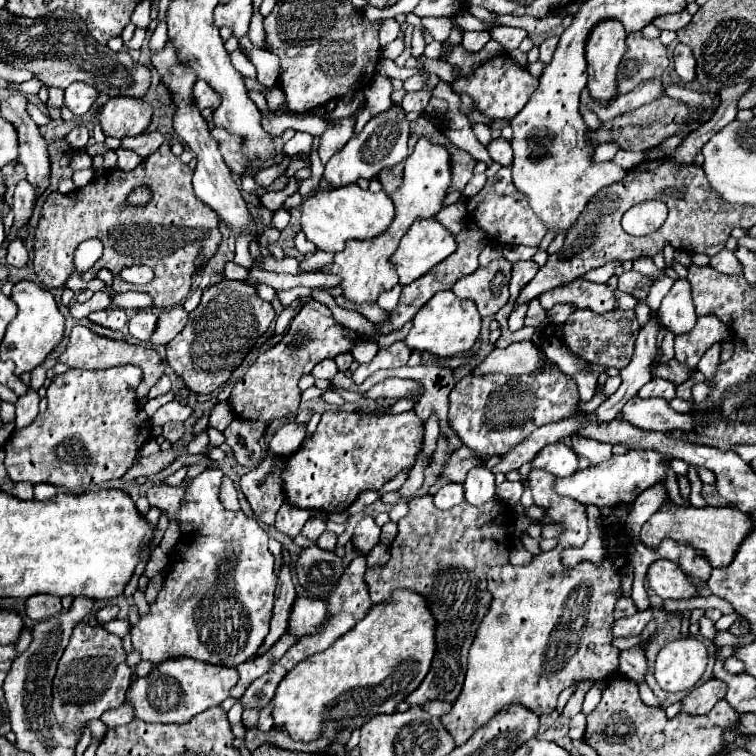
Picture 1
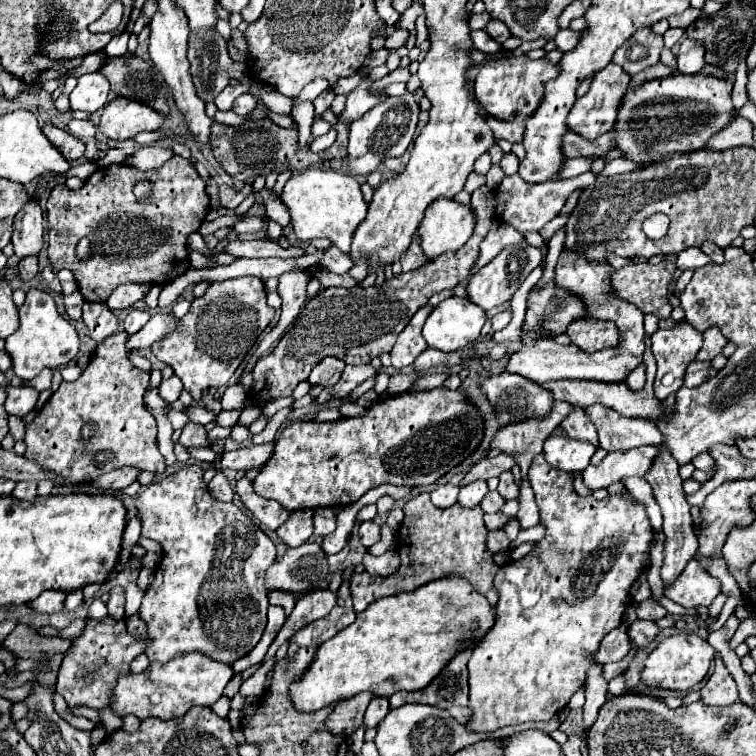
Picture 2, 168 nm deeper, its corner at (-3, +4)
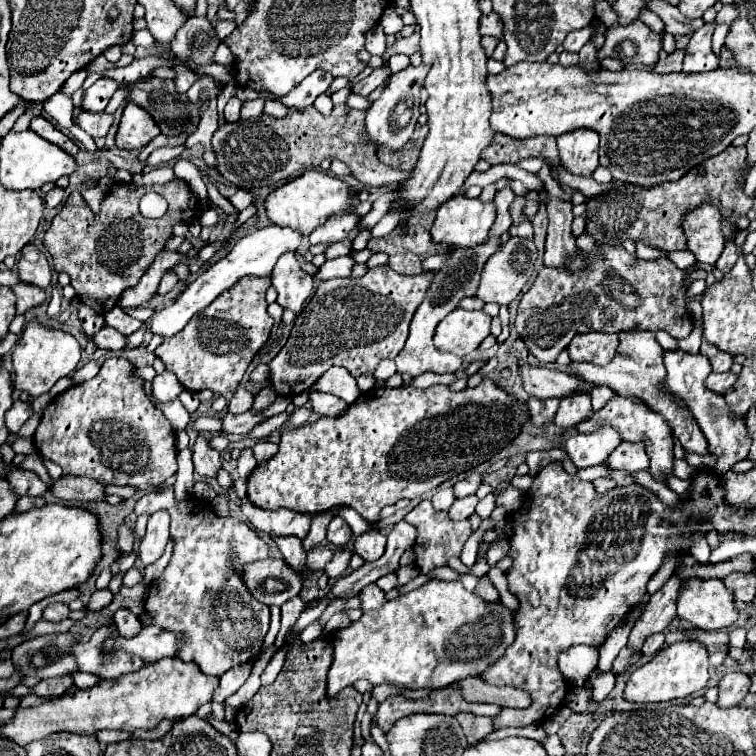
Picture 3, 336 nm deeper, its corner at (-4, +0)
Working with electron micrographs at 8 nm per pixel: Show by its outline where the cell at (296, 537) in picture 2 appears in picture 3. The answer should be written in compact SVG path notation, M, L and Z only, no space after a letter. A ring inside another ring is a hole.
M273 536L273 541L277 543L279 551L283 553L283 559L287 561L287 565L301 573L303 567L305 567L305 555L307 555L303 551L301 539L297 539L297 537Z

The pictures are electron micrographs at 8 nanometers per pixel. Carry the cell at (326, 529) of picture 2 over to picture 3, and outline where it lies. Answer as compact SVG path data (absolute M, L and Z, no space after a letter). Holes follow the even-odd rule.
M333 517L333 521L329 523L329 531L327 531L327 541L333 543L337 549L343 549L351 539L351 529L345 523L345 519L341 517Z

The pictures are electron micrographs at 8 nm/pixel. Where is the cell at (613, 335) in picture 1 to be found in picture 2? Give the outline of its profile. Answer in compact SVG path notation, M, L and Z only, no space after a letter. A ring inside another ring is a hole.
M576 319L568 325L566 335L570 341L586 353L612 349L620 343L620 331L612 321L602 319Z

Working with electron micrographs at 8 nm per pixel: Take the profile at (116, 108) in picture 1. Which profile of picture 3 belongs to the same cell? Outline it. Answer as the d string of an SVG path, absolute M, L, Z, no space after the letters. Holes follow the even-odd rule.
M129 103L123 111L123 119L117 131L119 149L141 149L159 135L159 127L153 117L135 103Z

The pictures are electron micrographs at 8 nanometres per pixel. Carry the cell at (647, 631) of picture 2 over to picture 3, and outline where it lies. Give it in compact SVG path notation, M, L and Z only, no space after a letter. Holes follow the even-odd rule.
M655 633L655 635L647 637L647 641L643 645L643 655L655 655L657 651L663 649L663 643L665 643L665 635L663 633Z

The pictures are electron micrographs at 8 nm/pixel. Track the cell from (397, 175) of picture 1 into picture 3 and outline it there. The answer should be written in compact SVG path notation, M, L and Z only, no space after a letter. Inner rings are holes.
M417 125L413 137L407 141L405 147L391 151L387 147L379 147L377 149L377 157L379 161L383 161L389 167L395 169L403 169L403 171L411 171L419 159L419 151L421 151L421 141L427 137L427 127L425 125Z

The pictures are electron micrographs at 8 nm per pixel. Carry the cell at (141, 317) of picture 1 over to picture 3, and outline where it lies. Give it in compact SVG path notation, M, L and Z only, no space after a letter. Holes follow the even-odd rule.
M119 307L111 309L109 313L105 313L105 321L107 321L109 327L117 329L117 331L123 333L123 335L131 335L131 333L135 333L135 331L143 325L141 321L137 321L137 319L129 317L129 315L125 315Z

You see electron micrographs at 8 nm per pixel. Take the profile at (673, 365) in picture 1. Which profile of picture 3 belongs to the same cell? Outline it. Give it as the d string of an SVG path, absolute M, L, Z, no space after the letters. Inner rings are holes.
M727 371L727 373L711 373L707 377L707 387L711 387L715 393L727 393L729 389L735 387L735 381L737 381L737 375Z

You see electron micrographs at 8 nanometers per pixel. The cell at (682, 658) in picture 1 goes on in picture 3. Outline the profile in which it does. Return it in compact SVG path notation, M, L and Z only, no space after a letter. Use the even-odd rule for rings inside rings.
M681 641L669 645L667 649L659 651L649 663L637 667L623 691L623 697L631 703L659 703L659 701L673 701L693 695L707 687L707 669L709 669L709 653L697 641Z

